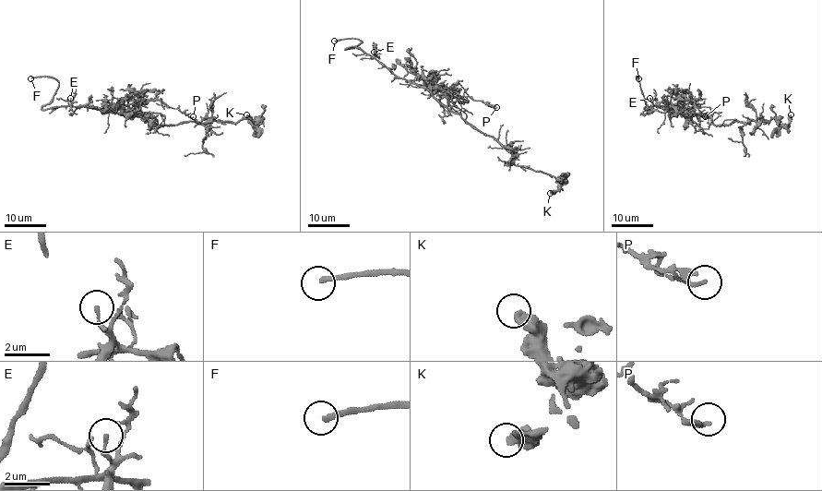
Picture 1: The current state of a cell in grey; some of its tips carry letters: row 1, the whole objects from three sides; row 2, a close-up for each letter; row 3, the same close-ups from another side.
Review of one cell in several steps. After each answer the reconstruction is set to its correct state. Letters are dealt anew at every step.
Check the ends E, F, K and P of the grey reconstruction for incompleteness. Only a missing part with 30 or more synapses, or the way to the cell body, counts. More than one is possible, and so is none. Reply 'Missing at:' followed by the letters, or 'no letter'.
Missing at: F

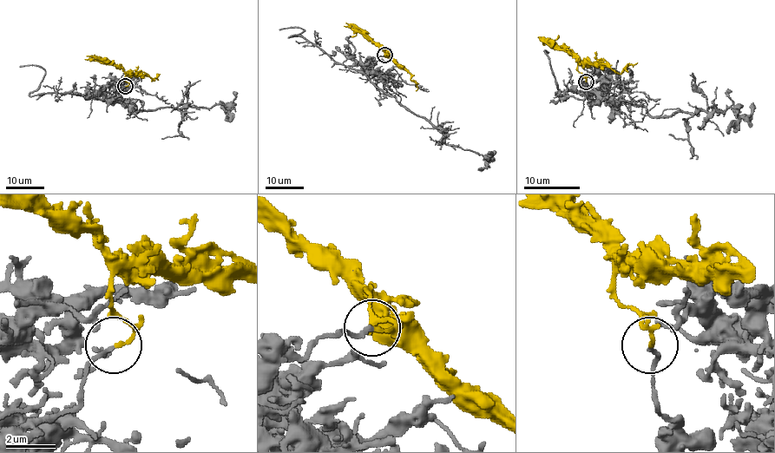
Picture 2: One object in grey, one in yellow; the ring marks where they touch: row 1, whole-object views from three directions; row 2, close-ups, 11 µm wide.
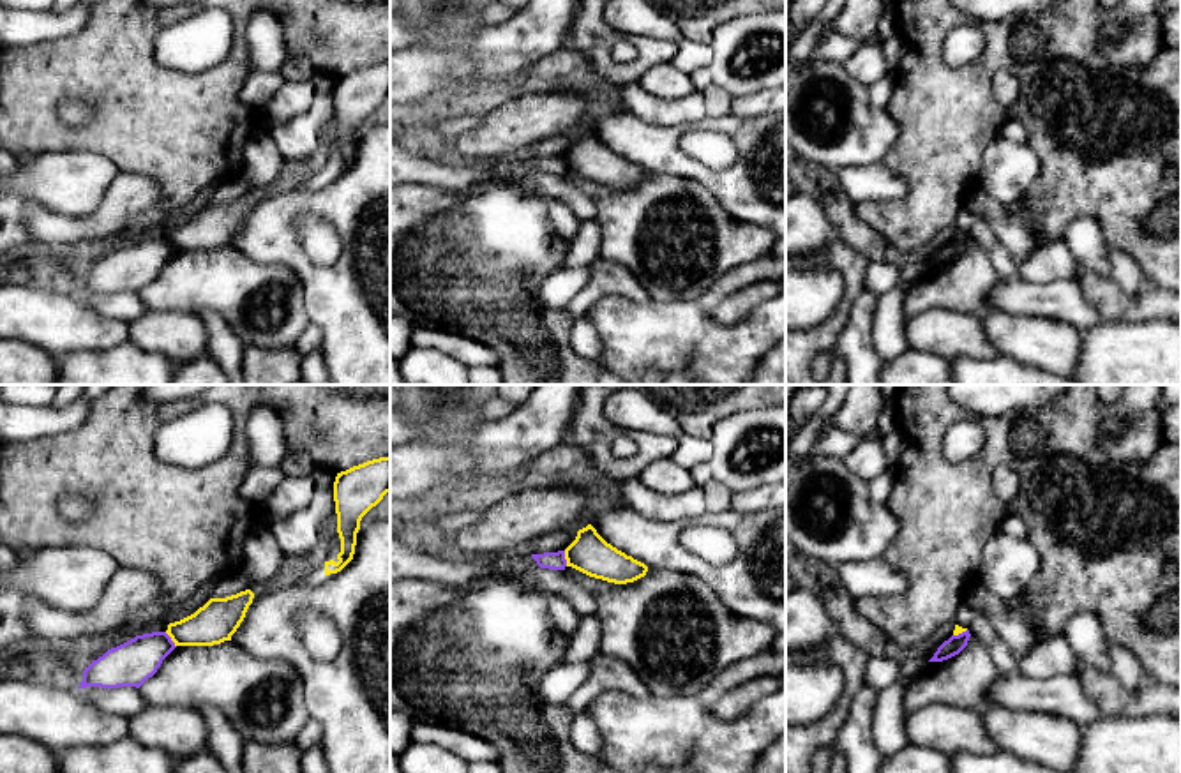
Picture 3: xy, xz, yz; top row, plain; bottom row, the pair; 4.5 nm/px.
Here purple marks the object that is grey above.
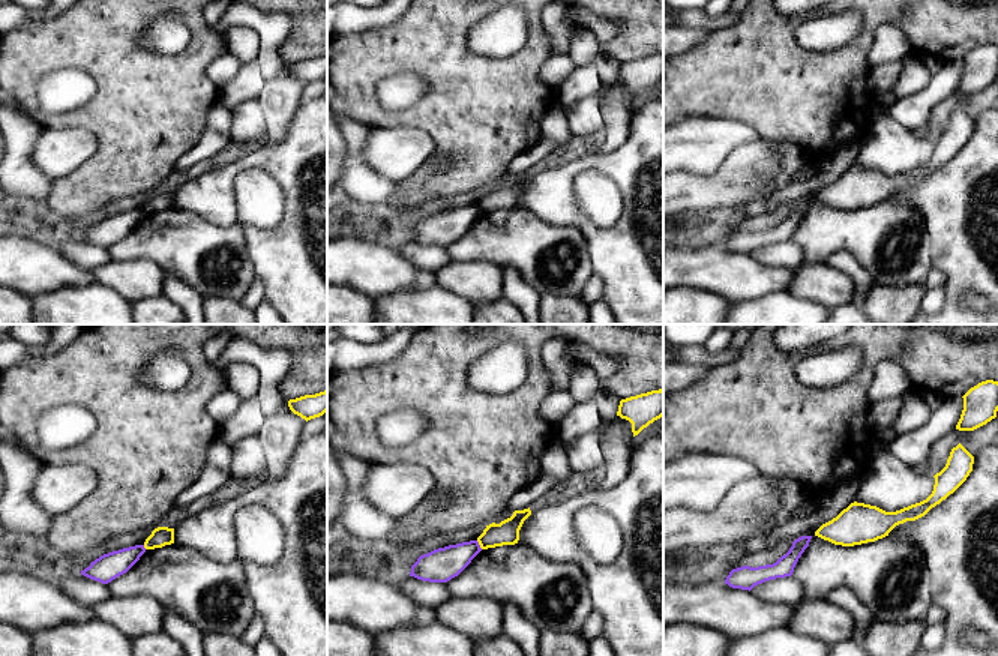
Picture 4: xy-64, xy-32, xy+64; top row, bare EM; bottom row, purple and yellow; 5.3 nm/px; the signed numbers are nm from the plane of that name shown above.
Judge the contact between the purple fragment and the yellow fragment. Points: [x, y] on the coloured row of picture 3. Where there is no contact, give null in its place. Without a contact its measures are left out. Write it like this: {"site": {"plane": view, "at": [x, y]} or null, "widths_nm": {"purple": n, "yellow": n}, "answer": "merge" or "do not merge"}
{"site": {"plane": "xz", "at": [564, 558]}, "widths_nm": {"purple": 80, "yellow": 180}, "answer": "do not merge"}

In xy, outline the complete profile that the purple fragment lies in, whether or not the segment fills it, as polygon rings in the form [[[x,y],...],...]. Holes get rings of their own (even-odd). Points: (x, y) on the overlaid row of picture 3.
[[[166,632],[136,635],[134,639],[108,649],[83,671],[78,688],[136,687],[139,688],[161,667],[162,660],[175,649]]]

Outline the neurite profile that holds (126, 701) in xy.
[[[87,687],[81,688],[87,699],[99,709],[109,715],[120,715],[131,718],[148,708],[148,702],[136,687],[101,688]]]

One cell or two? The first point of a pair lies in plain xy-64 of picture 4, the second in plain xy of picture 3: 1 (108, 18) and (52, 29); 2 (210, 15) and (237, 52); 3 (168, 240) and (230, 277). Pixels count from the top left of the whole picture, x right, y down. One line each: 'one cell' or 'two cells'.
1: two cells
2: two cells
3: one cell

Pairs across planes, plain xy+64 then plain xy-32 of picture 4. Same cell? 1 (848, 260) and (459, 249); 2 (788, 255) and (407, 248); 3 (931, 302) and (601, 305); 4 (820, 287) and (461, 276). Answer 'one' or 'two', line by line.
1: two
2: one
3: one
4: one

